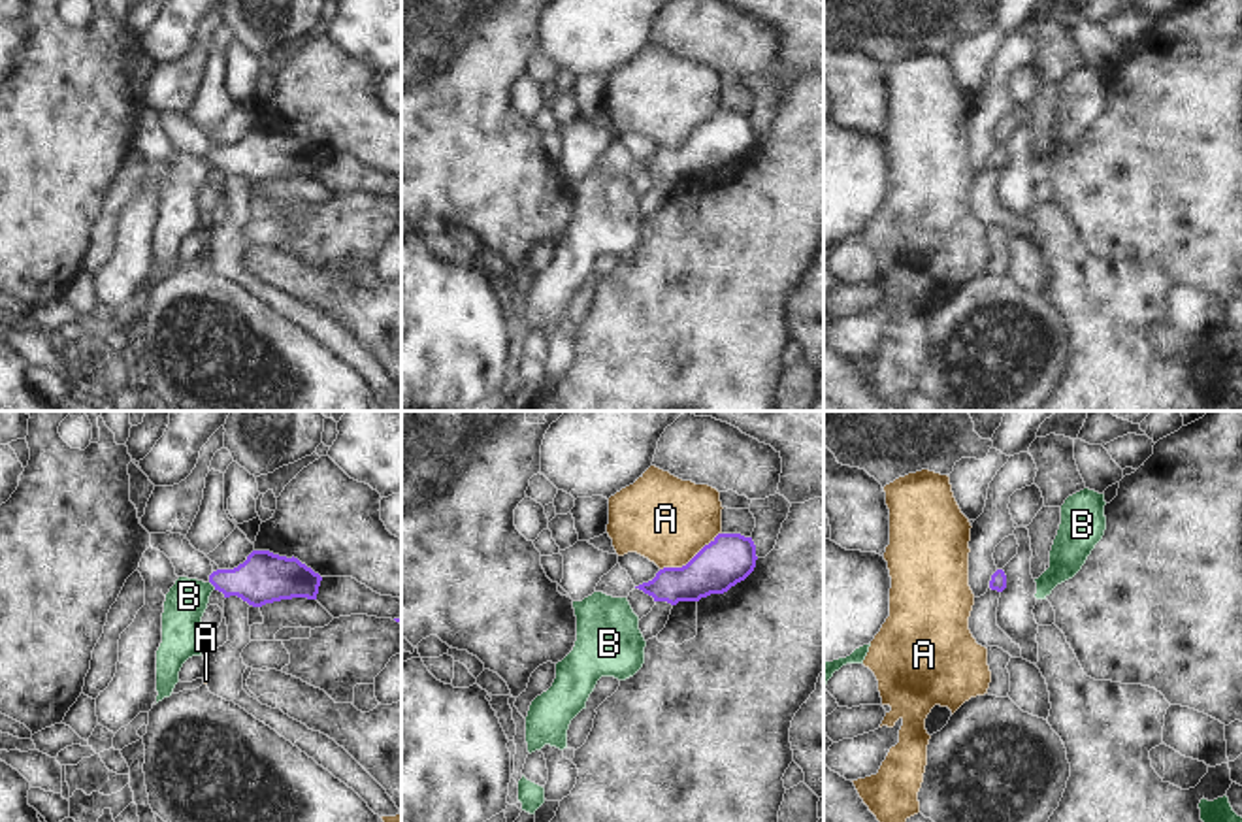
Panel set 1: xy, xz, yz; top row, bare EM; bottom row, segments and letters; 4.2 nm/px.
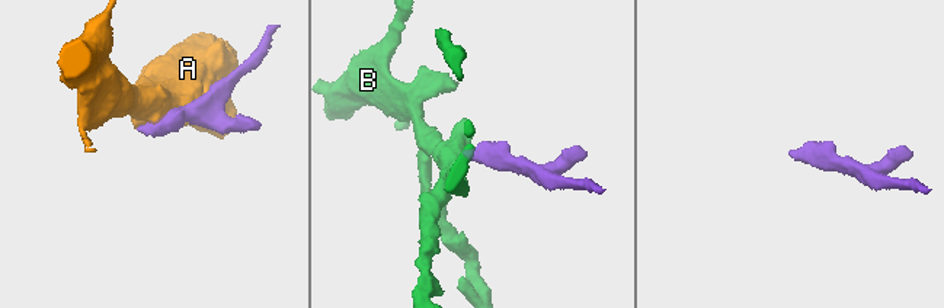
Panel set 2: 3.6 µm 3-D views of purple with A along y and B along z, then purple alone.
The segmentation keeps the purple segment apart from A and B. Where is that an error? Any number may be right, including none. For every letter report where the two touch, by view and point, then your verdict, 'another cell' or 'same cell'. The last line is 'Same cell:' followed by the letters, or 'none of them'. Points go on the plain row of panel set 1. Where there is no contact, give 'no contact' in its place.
A: xz (692, 136) | another cell
B: xy (212, 161) | same cell
Same cell: B

